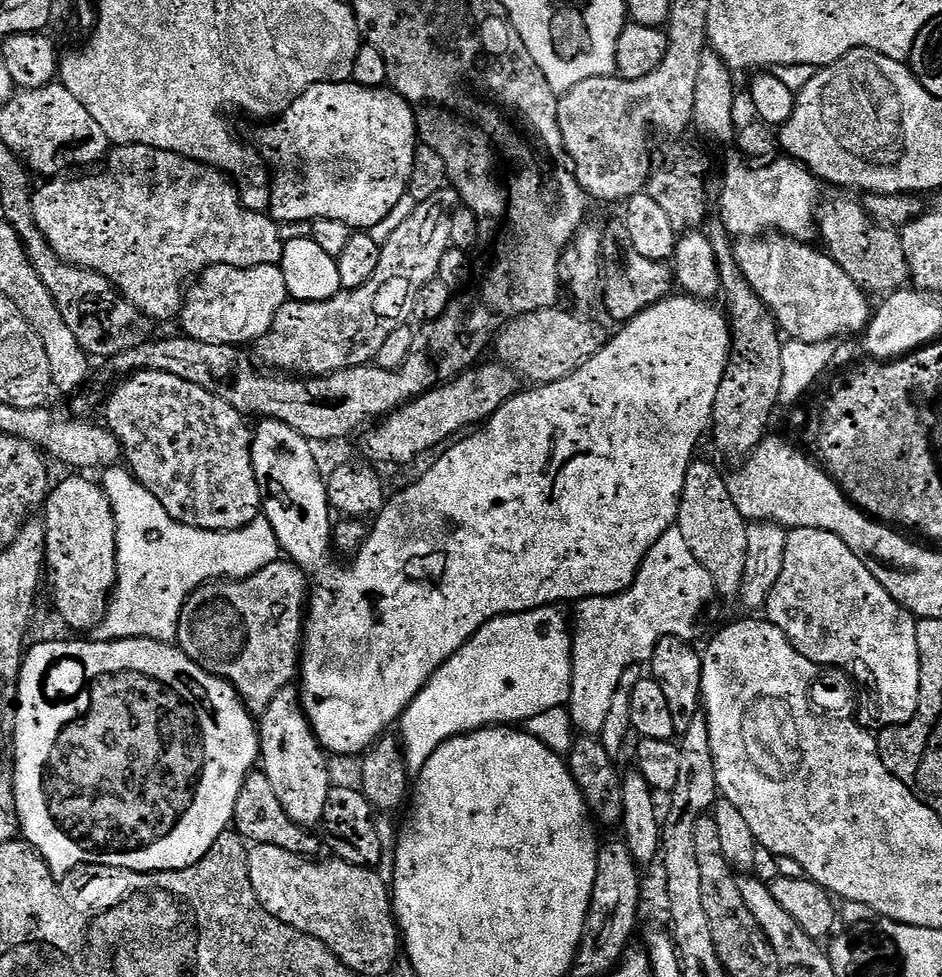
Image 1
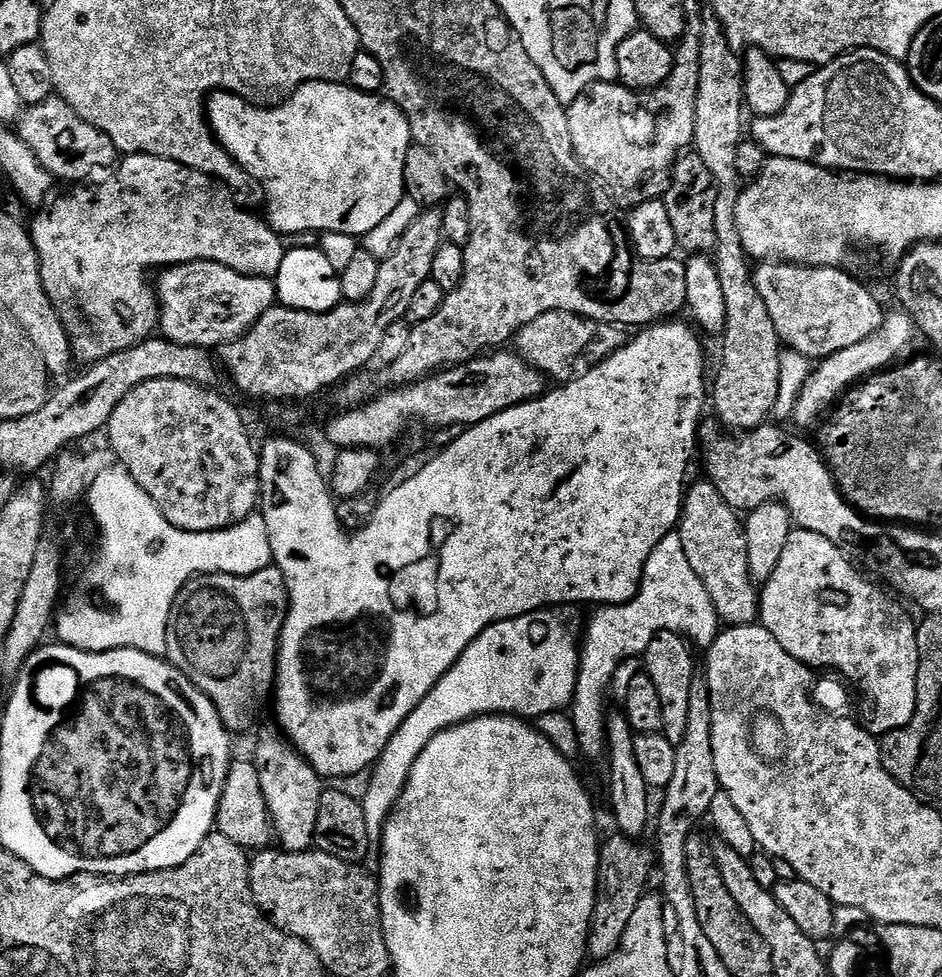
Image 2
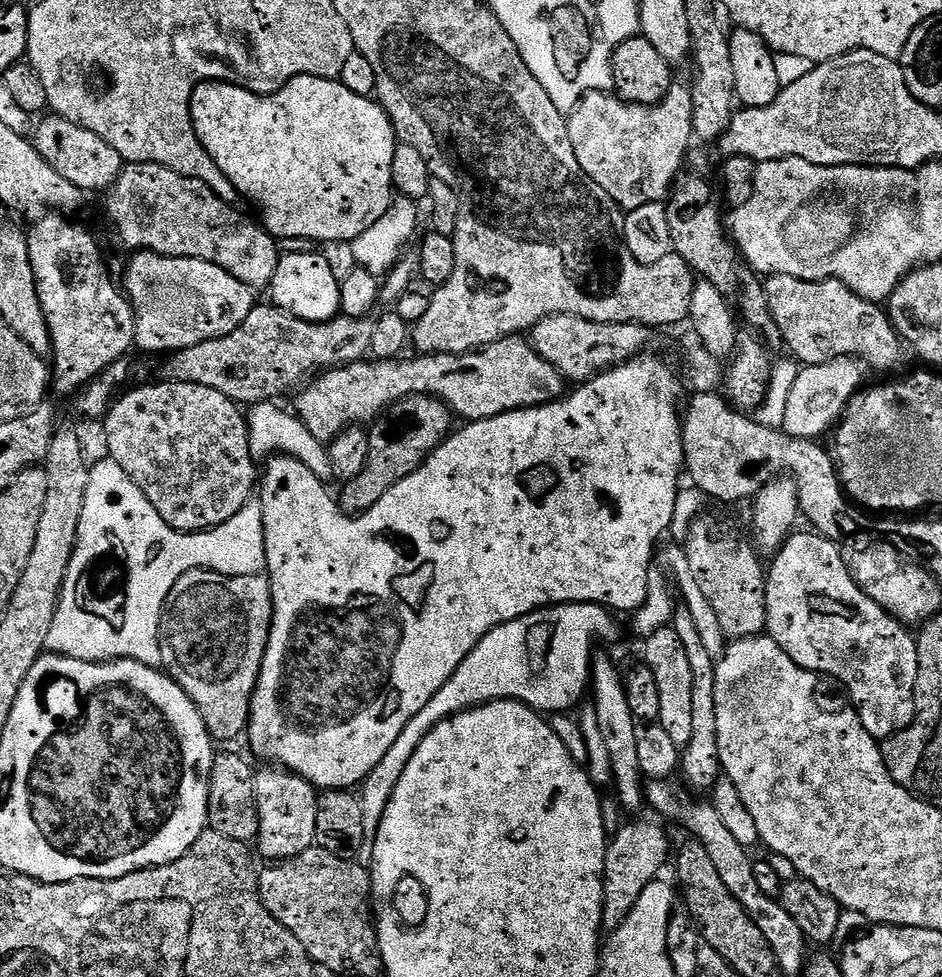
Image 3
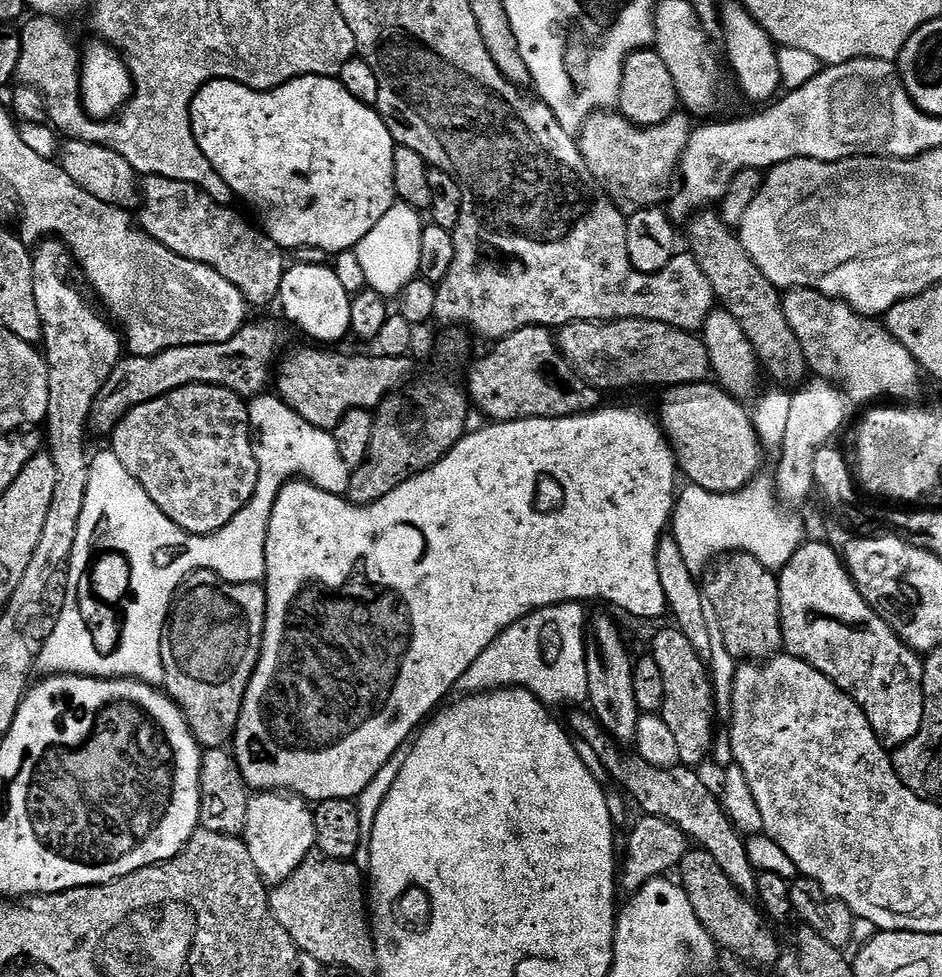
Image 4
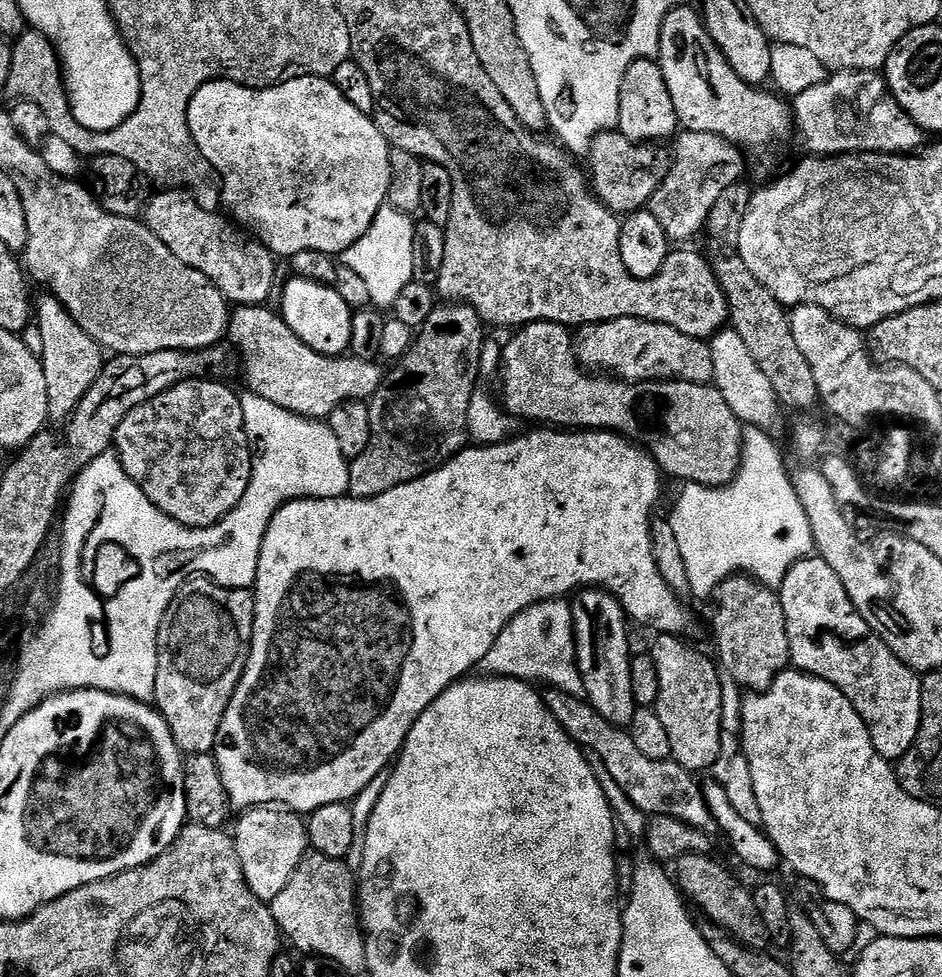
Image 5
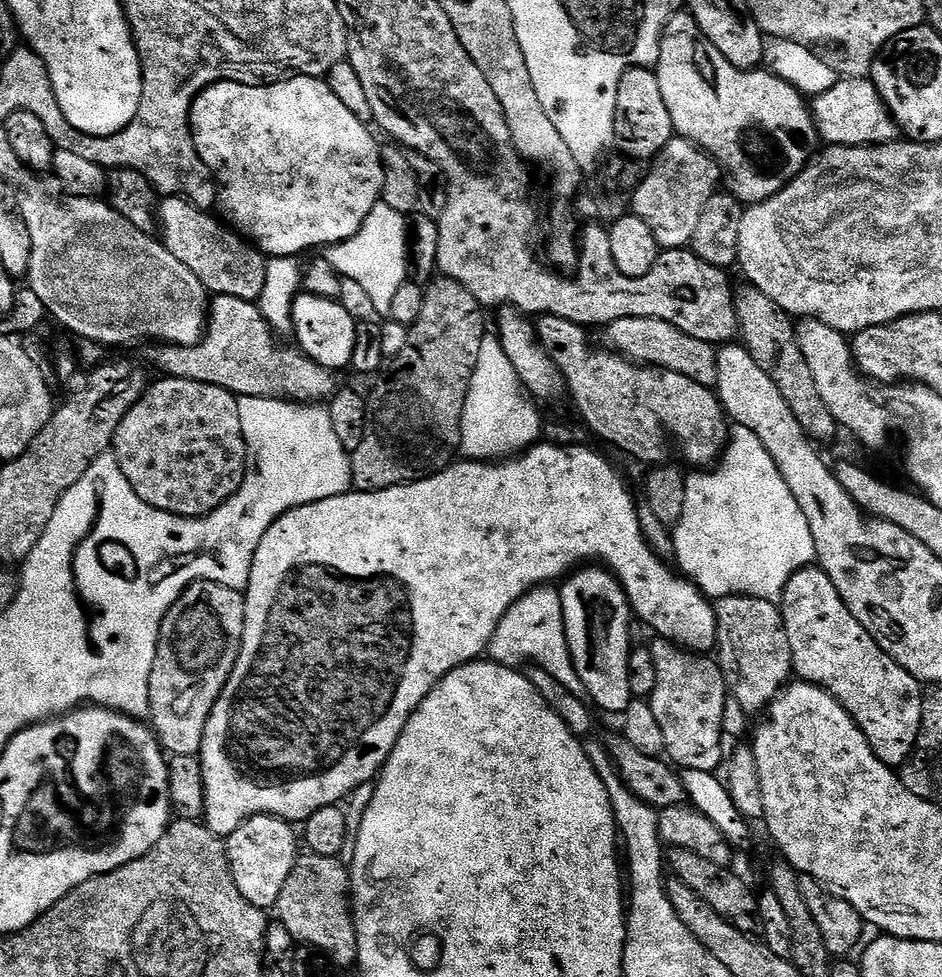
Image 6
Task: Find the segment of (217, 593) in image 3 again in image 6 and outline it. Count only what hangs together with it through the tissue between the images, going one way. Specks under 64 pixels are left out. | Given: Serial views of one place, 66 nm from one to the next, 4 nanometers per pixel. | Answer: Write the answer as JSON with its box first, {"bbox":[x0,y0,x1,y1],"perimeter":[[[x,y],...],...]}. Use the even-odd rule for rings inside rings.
{"bbox":[148,580,245,753],"perimeter":[[[195,580],[166,614],[148,683],[150,727],[165,753],[199,753],[208,719],[240,657],[245,622],[244,592],[209,580]]]}

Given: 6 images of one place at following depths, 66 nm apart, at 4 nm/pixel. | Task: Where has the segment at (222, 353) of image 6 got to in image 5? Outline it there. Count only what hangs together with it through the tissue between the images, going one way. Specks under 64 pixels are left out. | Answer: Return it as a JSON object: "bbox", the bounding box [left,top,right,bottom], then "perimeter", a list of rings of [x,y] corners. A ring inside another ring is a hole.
{"bbox":[227,304,386,421],"perimeter":[[[245,304],[231,309],[228,317],[227,339],[244,360],[244,384],[253,396],[266,398],[282,410],[290,410],[307,420],[327,421],[328,415],[347,400],[367,401],[386,375],[376,360],[360,360],[358,357],[323,356],[318,350],[310,350],[290,326],[286,326],[279,311],[258,304]]]}

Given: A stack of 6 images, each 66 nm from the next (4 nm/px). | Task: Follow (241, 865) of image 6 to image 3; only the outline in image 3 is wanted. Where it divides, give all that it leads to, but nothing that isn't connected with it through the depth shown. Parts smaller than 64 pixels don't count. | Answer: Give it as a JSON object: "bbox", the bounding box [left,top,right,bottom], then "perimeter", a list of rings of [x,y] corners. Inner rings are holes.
{"bbox":[252,766,317,862],"perimeter":[[[279,766],[264,768],[255,773],[252,793],[256,796],[256,817],[258,830],[254,841],[257,853],[265,856],[265,861],[279,862],[289,860],[313,847],[316,838],[316,801],[317,789]]]}

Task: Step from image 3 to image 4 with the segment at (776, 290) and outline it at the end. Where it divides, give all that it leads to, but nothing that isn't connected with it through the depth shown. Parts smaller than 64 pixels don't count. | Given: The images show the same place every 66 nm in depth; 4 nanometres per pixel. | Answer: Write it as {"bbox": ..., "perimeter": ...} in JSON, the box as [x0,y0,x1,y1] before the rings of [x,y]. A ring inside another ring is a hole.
{"bbox":[783,288,922,405],"perimeter":[[[809,288],[791,289],[783,297],[786,322],[798,338],[809,369],[819,379],[839,382],[845,397],[854,405],[892,398],[894,402],[919,399],[922,390],[922,370],[912,354],[893,338],[883,323],[875,317],[863,316],[840,300],[831,300]]]}

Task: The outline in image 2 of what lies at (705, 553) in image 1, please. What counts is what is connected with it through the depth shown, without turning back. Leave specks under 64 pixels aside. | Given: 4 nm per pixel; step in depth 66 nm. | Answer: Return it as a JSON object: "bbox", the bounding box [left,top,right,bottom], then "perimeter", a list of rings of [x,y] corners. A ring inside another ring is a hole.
{"bbox":[678,478,761,626],"perimeter":[[[701,478],[687,489],[678,531],[690,566],[702,578],[721,621],[728,626],[757,623],[761,593],[750,570],[746,524],[741,513],[728,505],[711,480]]]}

